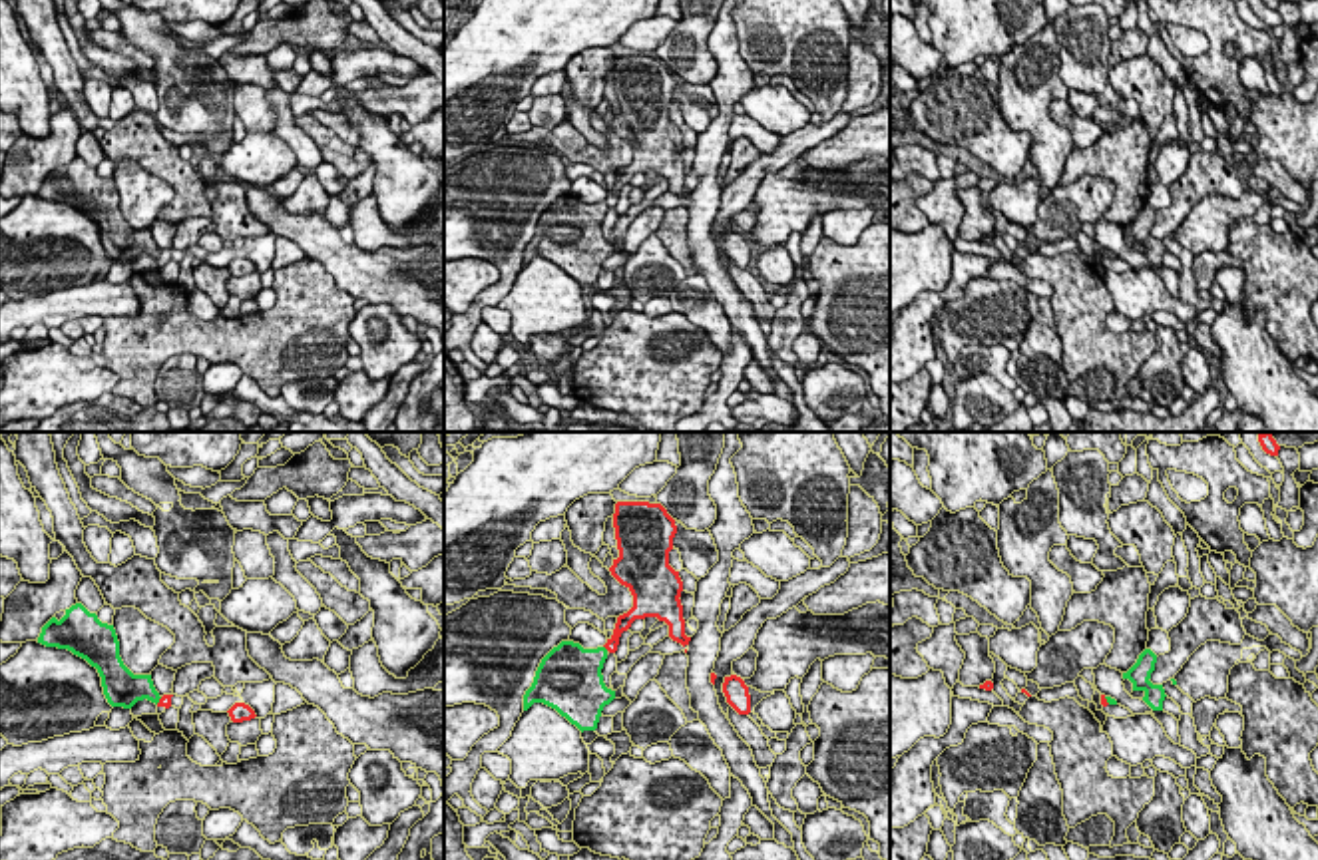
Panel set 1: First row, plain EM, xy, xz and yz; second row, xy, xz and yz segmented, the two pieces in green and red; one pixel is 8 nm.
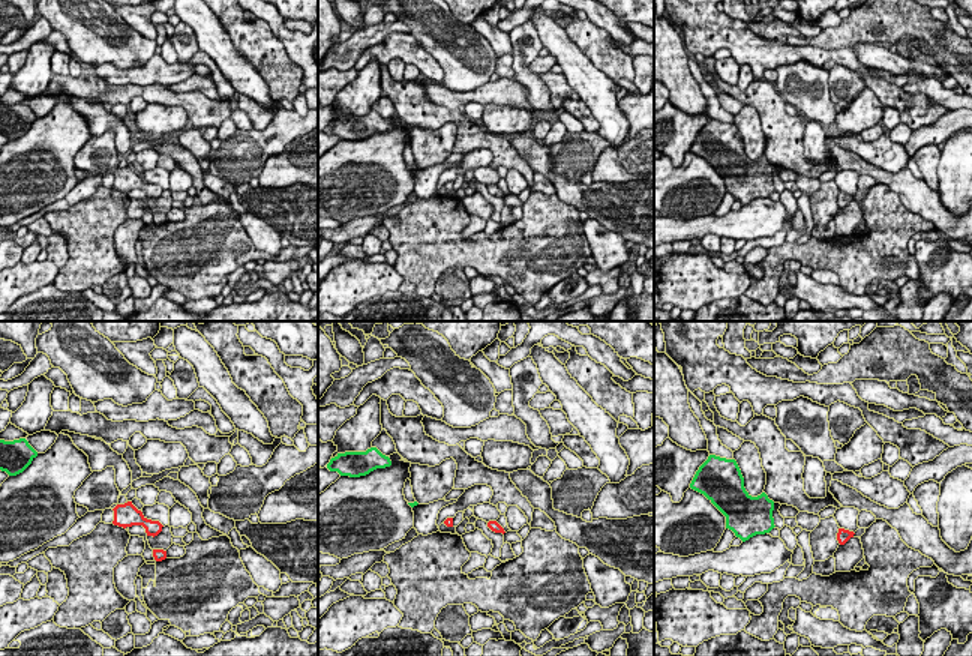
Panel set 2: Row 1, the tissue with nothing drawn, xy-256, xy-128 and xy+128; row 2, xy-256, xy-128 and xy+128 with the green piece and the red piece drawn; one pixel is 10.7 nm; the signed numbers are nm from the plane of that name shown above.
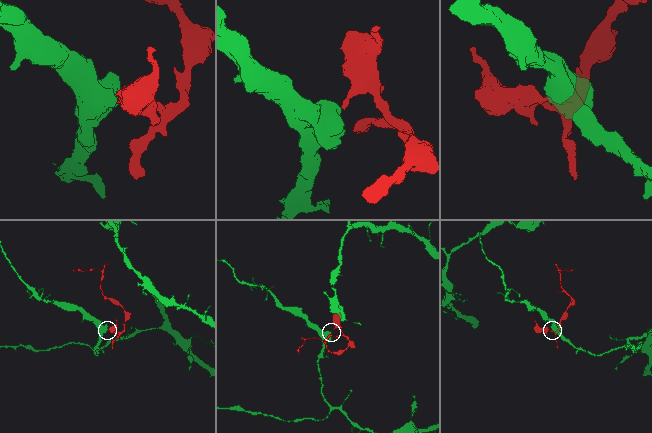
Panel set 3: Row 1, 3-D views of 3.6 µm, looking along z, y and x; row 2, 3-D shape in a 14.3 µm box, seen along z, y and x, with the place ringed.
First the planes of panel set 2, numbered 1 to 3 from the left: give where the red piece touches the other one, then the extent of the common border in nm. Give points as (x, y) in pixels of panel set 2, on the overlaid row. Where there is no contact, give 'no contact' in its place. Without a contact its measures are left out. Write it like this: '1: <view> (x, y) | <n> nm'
1: no contact
2: no contact
3: no contact

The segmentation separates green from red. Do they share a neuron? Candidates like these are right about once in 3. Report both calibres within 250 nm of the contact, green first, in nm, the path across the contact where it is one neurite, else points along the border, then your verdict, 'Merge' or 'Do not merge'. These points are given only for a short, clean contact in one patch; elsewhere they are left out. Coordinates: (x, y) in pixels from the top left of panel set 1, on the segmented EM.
Thickness 240 nm (green) against 100 nm. Boundary: xy (162, 697), (156, 703). Do not merge

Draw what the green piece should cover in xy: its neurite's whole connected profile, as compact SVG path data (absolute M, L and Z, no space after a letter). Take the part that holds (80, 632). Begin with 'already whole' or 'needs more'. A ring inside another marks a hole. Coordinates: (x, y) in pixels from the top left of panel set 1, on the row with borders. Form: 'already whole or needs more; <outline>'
already whole; M82 603L66 609L58 621L52 617L38 637L46 647L68 649L98 669L102 687L111 707L131 709L137 701L159 703L151 675L133 675L119 657L113 625L102 623Z

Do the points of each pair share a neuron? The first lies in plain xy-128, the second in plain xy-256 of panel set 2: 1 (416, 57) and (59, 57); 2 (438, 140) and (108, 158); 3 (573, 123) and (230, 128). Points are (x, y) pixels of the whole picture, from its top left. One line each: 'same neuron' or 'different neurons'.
1: different neurons
2: same neuron
3: different neurons

